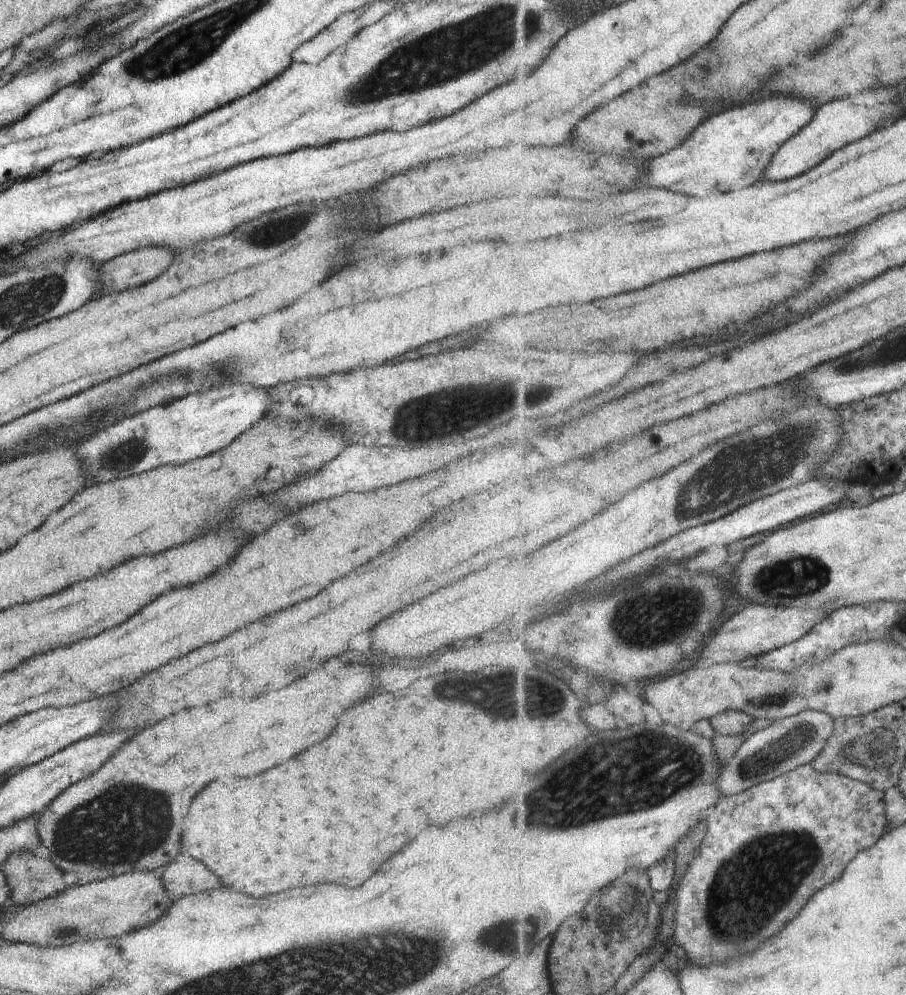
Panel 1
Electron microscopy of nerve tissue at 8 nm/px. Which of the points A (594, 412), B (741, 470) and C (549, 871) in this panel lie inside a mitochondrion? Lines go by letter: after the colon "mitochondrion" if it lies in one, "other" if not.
A: other
B: mitochondrion
C: other

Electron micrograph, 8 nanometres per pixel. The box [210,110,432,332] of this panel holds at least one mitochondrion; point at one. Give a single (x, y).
(296, 222)

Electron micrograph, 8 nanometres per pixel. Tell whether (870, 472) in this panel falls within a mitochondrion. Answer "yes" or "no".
no

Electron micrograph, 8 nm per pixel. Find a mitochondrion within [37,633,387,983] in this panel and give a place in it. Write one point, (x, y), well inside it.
(71, 843)

